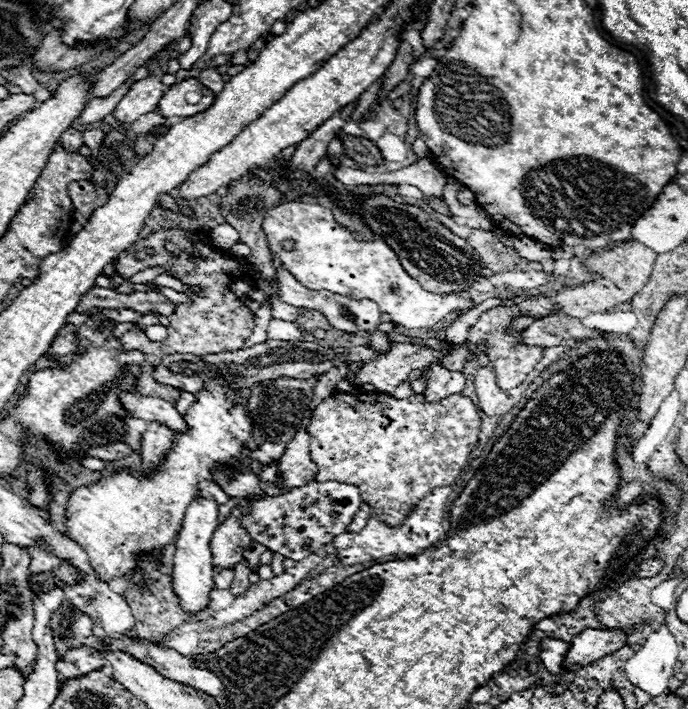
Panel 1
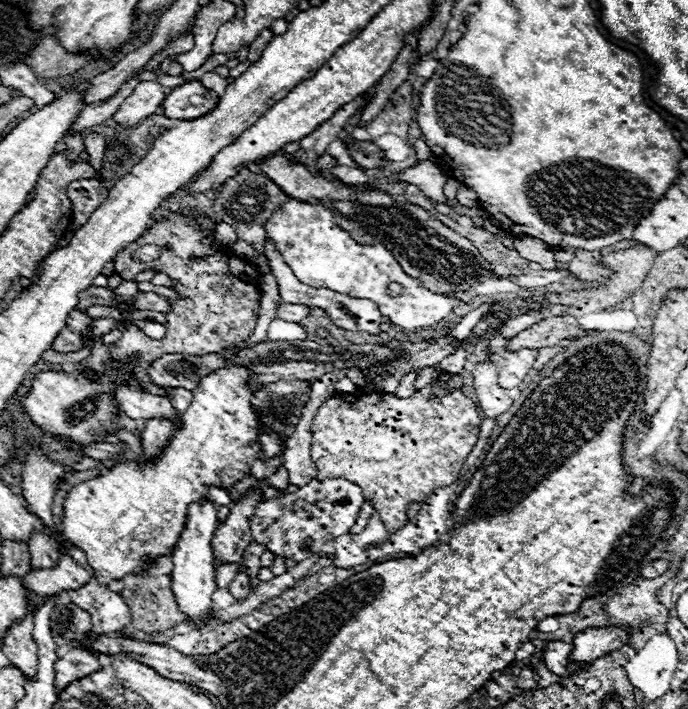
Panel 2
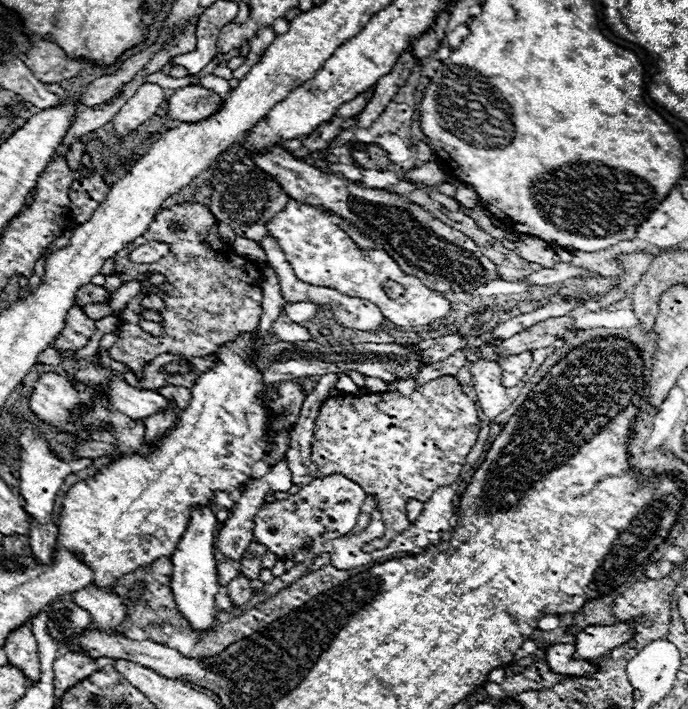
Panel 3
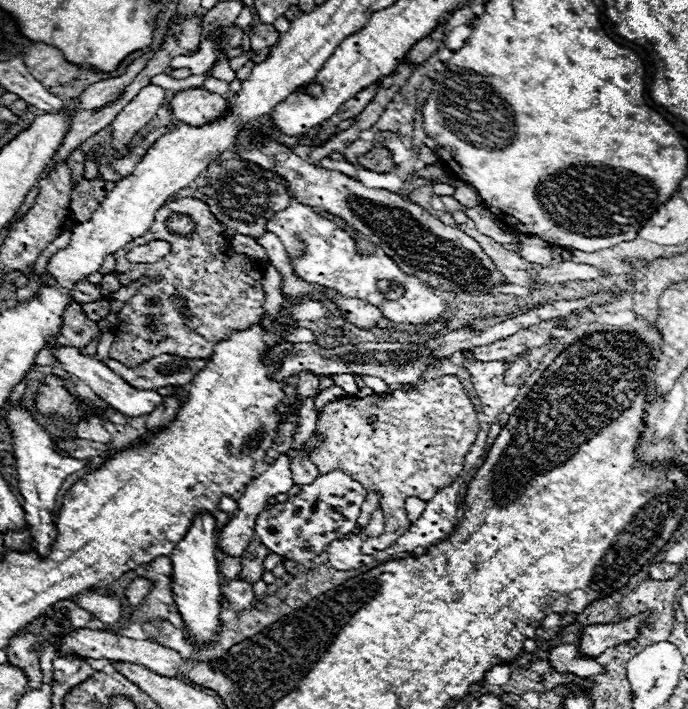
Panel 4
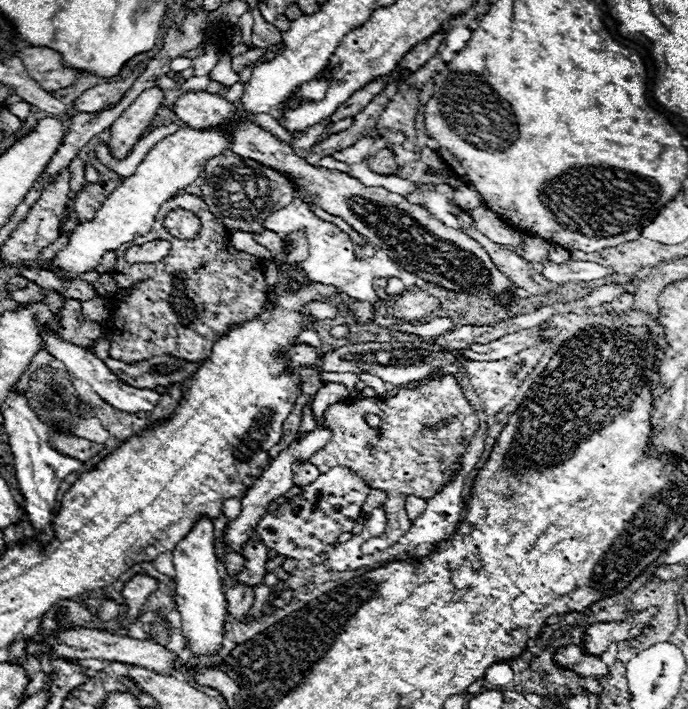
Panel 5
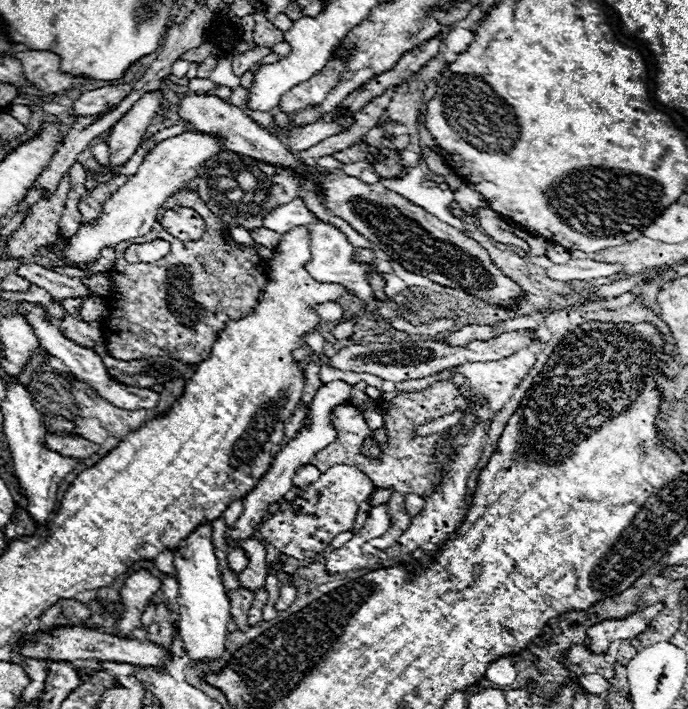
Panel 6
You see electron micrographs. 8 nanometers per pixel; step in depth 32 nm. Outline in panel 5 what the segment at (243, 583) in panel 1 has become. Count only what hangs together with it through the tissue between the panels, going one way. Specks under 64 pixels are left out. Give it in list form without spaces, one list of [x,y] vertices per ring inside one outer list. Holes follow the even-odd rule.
[[[236,584],[234,588],[226,588],[224,590],[226,594],[226,600],[228,600],[228,610],[230,614],[238,620],[238,622],[244,622],[248,610],[252,608],[252,602],[254,602],[254,592],[250,586],[244,586],[244,584]]]

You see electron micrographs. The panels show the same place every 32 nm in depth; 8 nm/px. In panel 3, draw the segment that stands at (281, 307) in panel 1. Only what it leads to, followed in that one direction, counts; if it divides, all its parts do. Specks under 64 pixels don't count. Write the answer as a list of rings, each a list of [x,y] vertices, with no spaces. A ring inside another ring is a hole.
[[[286,304],[286,306],[282,308],[282,316],[284,316],[286,320],[290,320],[290,322],[300,324],[300,322],[304,322],[304,320],[316,318],[318,310],[320,310],[320,306],[316,306],[316,304]]]

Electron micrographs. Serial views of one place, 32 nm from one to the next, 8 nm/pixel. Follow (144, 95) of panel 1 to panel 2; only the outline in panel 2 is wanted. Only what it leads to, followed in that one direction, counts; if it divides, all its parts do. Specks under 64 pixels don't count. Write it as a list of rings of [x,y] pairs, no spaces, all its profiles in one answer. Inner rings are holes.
[[[140,82],[132,96],[124,100],[124,104],[114,114],[114,122],[120,130],[134,128],[140,120],[156,114],[164,102],[166,90],[158,82]]]

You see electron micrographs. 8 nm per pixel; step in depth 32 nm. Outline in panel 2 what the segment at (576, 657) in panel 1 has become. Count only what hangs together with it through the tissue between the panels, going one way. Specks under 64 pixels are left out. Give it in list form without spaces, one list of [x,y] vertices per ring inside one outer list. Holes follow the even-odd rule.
[[[604,626],[604,628],[586,628],[574,638],[574,650],[570,654],[572,662],[592,662],[604,654],[624,646],[630,638],[626,626]]]

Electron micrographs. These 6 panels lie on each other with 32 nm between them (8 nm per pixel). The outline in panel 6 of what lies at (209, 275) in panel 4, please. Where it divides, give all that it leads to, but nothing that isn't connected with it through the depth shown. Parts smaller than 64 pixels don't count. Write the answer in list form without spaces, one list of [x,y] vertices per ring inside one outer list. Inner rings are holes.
[[[182,188],[162,204],[162,210],[172,206],[188,206],[196,210],[206,220],[208,230],[200,240],[182,242],[164,232],[162,224],[156,222],[146,236],[124,240],[124,244],[116,246],[116,262],[108,274],[114,282],[114,290],[106,300],[108,318],[102,322],[108,352],[114,358],[138,360],[168,356],[180,362],[198,364],[208,358],[224,324],[232,318],[242,318],[254,308],[256,296],[264,286],[264,258],[256,250],[240,248],[232,240],[228,224],[218,216],[212,216],[194,190]],[[156,238],[162,238],[172,246],[162,260],[152,264],[130,264],[124,260],[124,250],[130,244]]]

